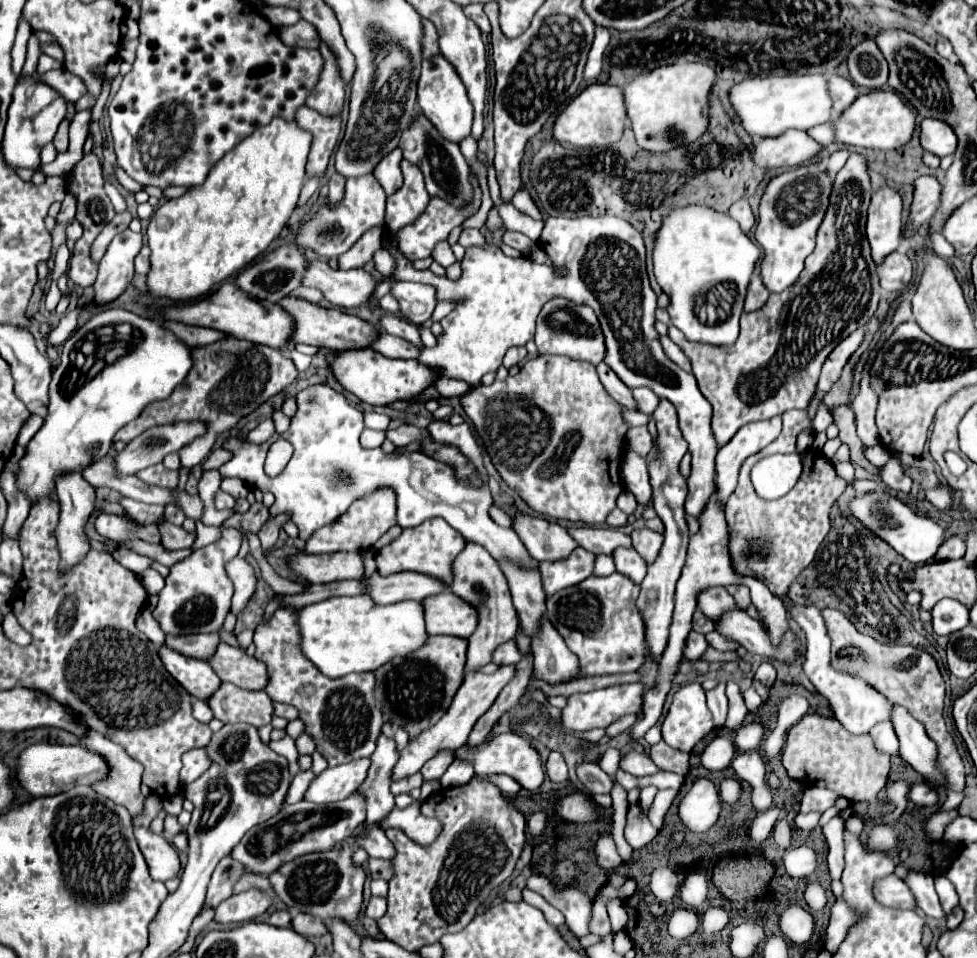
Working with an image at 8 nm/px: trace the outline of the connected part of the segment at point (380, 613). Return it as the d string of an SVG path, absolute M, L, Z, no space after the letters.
M338 596L310 606L296 614L300 650L328 678L342 678L352 672L374 672L394 656L406 656L426 642L422 604L414 600L374 606L368 596Z

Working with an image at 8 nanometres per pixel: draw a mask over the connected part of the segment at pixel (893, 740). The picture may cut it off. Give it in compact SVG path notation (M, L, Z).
M882 722L878 726L874 726L870 730L870 736L874 740L874 748L880 752L880 754L886 754L886 756L894 756L898 754L898 738L896 738L896 732L892 728L890 722Z

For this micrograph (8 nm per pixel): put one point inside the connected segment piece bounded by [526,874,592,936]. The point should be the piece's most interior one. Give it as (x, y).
(575, 905)

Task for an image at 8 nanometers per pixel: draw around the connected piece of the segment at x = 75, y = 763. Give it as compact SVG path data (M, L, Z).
M32 744L18 756L16 780L18 784L34 798L38 796L54 796L64 792L76 784L94 784L106 776L106 762L96 752L90 752L82 746L66 746L66 744Z

